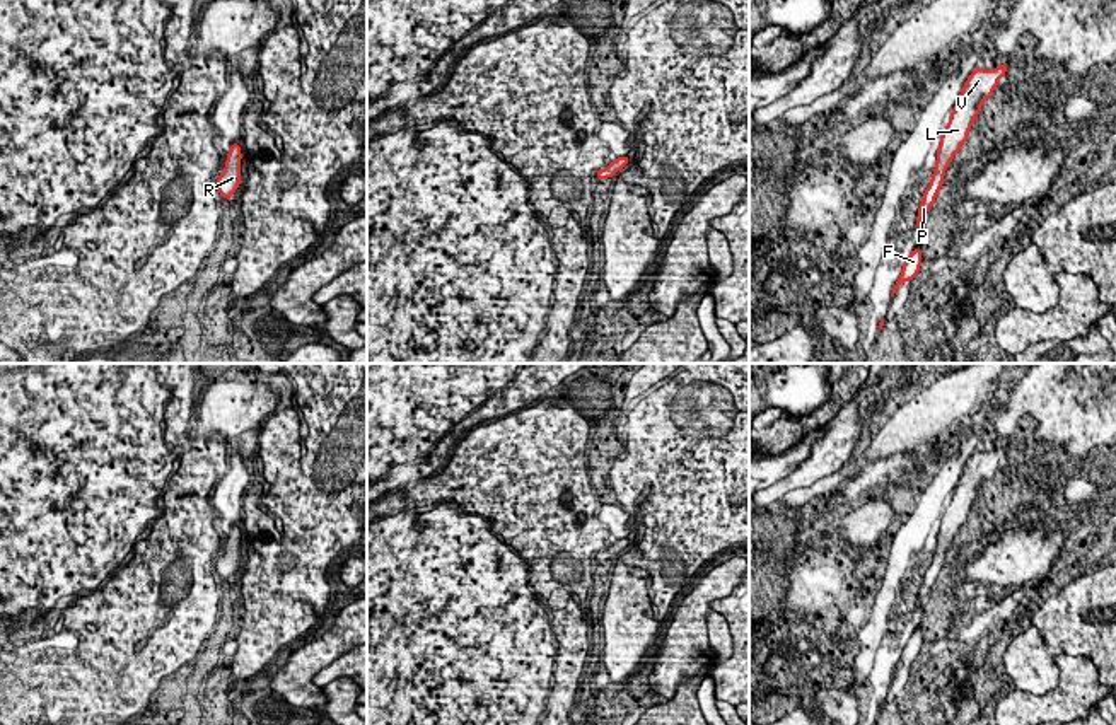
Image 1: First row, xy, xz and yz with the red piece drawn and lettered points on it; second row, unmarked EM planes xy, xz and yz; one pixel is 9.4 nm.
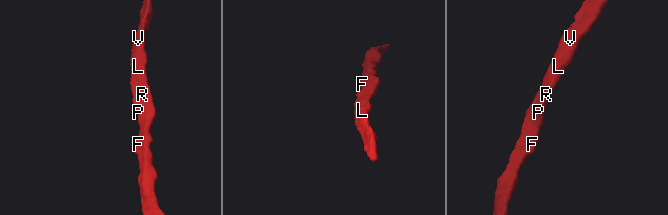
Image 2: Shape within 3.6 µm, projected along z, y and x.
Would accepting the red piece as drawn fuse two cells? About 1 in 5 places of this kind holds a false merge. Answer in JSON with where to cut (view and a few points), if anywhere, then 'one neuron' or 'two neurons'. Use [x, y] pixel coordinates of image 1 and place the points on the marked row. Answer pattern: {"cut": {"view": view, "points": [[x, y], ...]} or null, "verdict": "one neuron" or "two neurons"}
{"cut": null, "verdict": "one neuron"}

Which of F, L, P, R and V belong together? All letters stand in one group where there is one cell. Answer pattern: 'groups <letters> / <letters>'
groups F L P R V

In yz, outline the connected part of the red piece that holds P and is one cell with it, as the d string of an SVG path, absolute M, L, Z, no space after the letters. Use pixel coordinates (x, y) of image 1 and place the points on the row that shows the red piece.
M1008 61L991 68L974 68L973 73L964 82L959 99L949 116L949 123L940 135L940 145L937 150L935 171L928 188L923 193L923 200L916 215L916 227L921 227L921 217L930 212L935 198L944 184L944 176L952 162L952 157L961 150L962 143L968 140L969 130L974 125L976 116L986 99L993 96L998 80L1005 75Z

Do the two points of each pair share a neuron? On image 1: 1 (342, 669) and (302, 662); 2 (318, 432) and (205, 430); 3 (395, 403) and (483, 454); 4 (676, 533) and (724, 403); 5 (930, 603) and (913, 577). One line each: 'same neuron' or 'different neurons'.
1: different neurons
2: different neurons
3: different neurons
4: same neuron
5: same neuron

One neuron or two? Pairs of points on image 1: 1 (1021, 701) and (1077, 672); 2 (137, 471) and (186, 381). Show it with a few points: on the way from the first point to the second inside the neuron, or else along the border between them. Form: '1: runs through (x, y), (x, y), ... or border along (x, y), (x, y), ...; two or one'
1: runs through (1038, 703), (1057, 703), (1070, 690); one
2: runs through (137, 446), (137, 417), (161, 393); one

